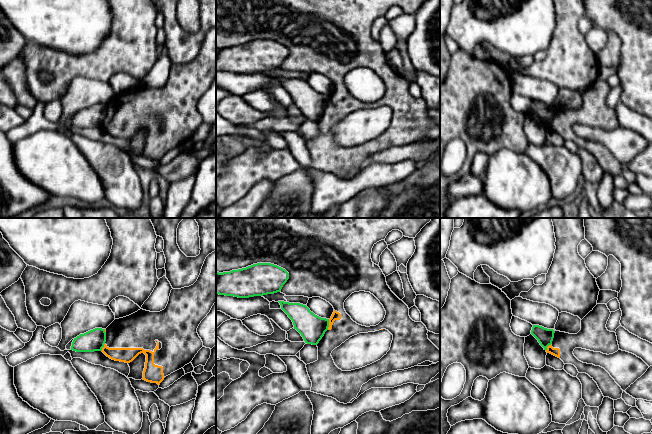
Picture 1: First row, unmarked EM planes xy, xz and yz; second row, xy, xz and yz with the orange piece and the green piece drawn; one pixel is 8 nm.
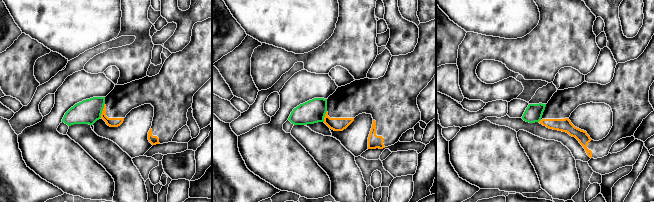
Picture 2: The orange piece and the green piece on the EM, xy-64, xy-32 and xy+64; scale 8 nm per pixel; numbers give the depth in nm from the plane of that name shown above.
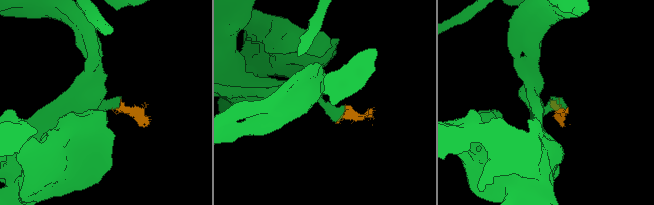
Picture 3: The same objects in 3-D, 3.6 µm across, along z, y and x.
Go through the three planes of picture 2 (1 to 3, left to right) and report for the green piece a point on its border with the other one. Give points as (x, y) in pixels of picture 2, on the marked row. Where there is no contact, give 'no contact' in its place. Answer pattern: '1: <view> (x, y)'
1: xy-64 (103, 110)
2: xy-32 (325, 116)
3: no contact

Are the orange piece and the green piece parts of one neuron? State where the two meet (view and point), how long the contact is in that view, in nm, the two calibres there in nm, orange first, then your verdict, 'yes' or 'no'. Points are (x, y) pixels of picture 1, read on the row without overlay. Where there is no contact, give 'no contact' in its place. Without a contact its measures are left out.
xz (329, 100) | 90 nm | 70/220 nm | no

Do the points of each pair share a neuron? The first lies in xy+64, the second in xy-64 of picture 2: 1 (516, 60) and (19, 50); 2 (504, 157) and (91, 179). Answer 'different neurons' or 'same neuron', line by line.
1: different neurons
2: same neuron

